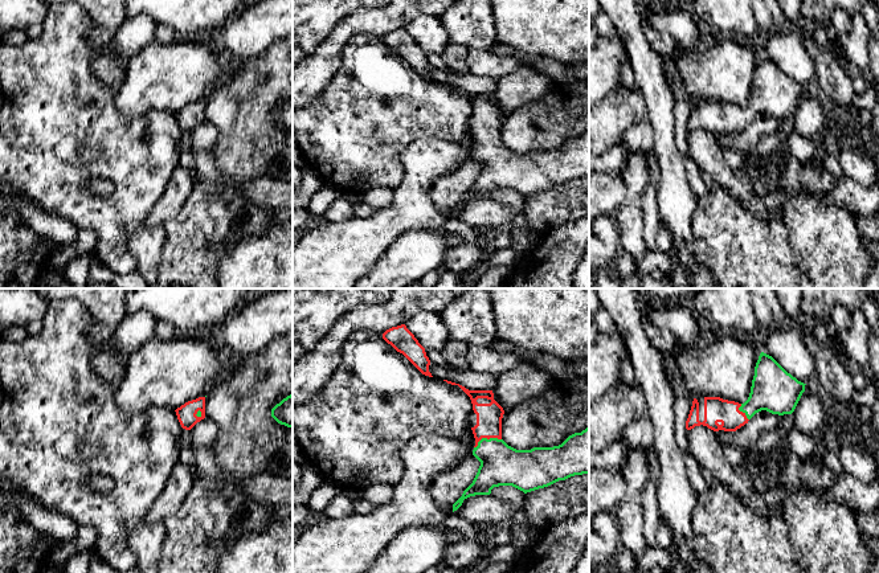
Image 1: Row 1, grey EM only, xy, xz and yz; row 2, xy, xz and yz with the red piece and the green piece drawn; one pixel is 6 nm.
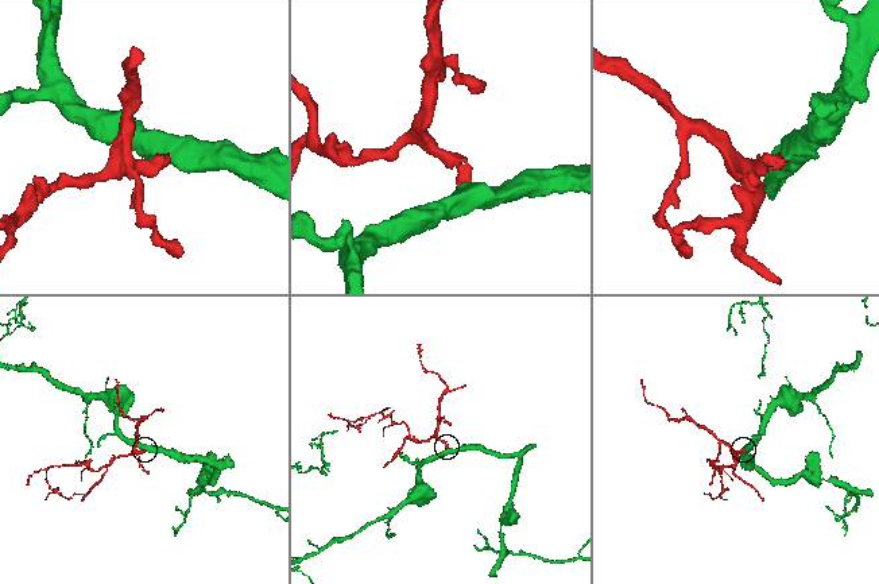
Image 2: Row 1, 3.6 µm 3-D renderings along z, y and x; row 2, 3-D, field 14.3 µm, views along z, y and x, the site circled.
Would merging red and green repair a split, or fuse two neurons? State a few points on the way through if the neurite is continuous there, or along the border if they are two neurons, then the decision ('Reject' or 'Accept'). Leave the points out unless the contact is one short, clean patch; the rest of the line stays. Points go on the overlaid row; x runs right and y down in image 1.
Path across: xz (489, 416), (486, 437), (490, 450), (501, 465). Accept

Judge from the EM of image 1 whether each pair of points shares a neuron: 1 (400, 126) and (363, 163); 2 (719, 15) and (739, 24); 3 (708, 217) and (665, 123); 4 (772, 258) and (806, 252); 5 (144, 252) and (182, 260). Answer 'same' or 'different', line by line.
1: same
2: same
3: different
4: different
5: different

